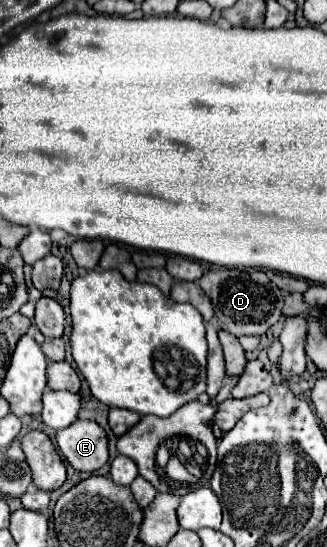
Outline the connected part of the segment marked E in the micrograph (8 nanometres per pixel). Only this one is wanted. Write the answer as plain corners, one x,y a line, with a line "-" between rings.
74,421
56,433
56,445
64,459
76,469
94,473
108,461
106,431
96,421

